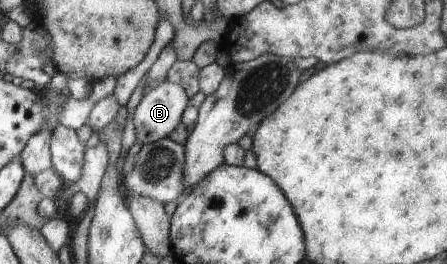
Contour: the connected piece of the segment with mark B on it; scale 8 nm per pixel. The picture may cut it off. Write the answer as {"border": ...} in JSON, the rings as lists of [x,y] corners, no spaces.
{"border":[[[166,79],[151,89],[142,97],[133,113],[136,139],[150,144],[167,138],[182,123],[189,100],[181,85]]]}

